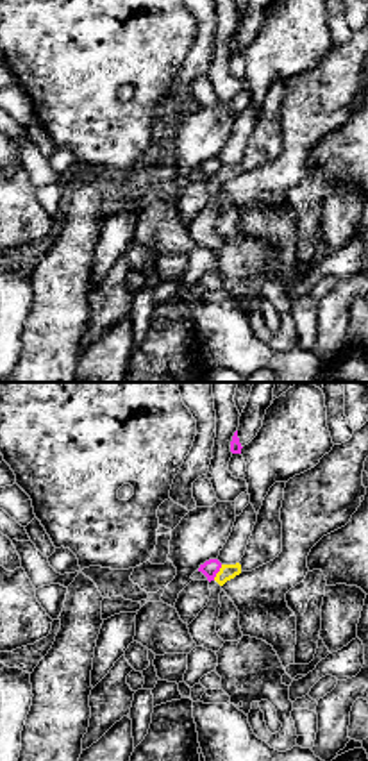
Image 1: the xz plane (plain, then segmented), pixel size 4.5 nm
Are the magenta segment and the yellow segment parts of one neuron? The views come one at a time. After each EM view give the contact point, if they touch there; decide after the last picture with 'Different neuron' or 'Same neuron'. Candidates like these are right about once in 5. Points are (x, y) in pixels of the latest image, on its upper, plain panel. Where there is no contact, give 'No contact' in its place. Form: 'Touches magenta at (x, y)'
Touches magenta at (218, 170)

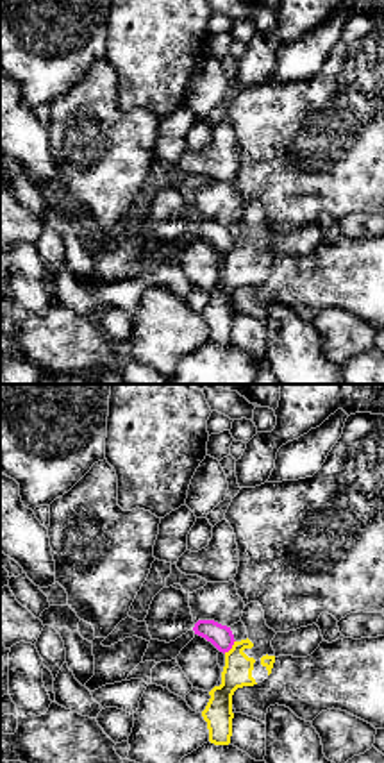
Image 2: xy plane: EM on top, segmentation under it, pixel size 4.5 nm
Touches magenta at (231, 247)

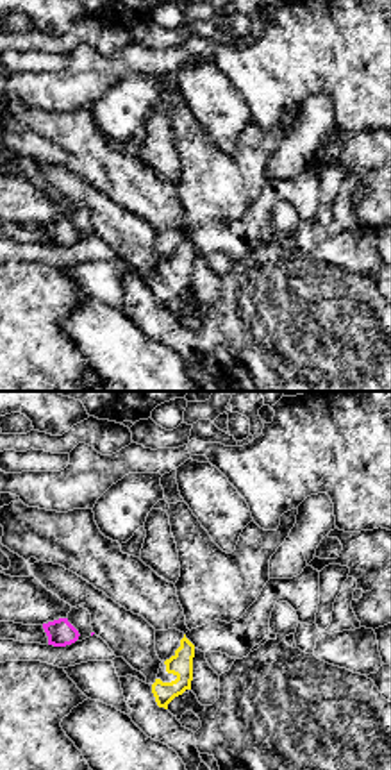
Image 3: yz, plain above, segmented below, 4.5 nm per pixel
No contact

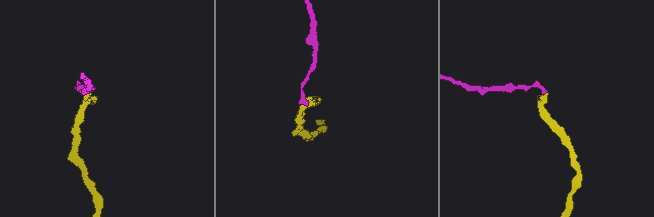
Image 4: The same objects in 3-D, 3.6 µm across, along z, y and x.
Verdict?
Different neuron

